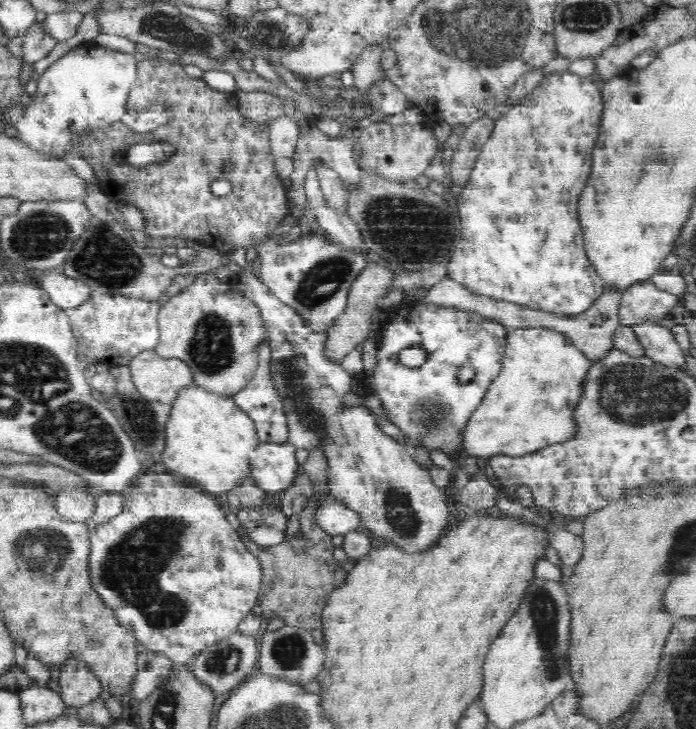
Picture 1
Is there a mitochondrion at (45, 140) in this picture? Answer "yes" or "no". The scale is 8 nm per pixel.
no

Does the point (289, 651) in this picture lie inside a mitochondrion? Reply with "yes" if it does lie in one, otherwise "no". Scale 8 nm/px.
yes

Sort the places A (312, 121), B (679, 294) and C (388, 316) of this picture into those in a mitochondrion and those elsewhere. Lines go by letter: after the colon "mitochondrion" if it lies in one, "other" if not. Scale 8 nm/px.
A: other
B: other
C: other

